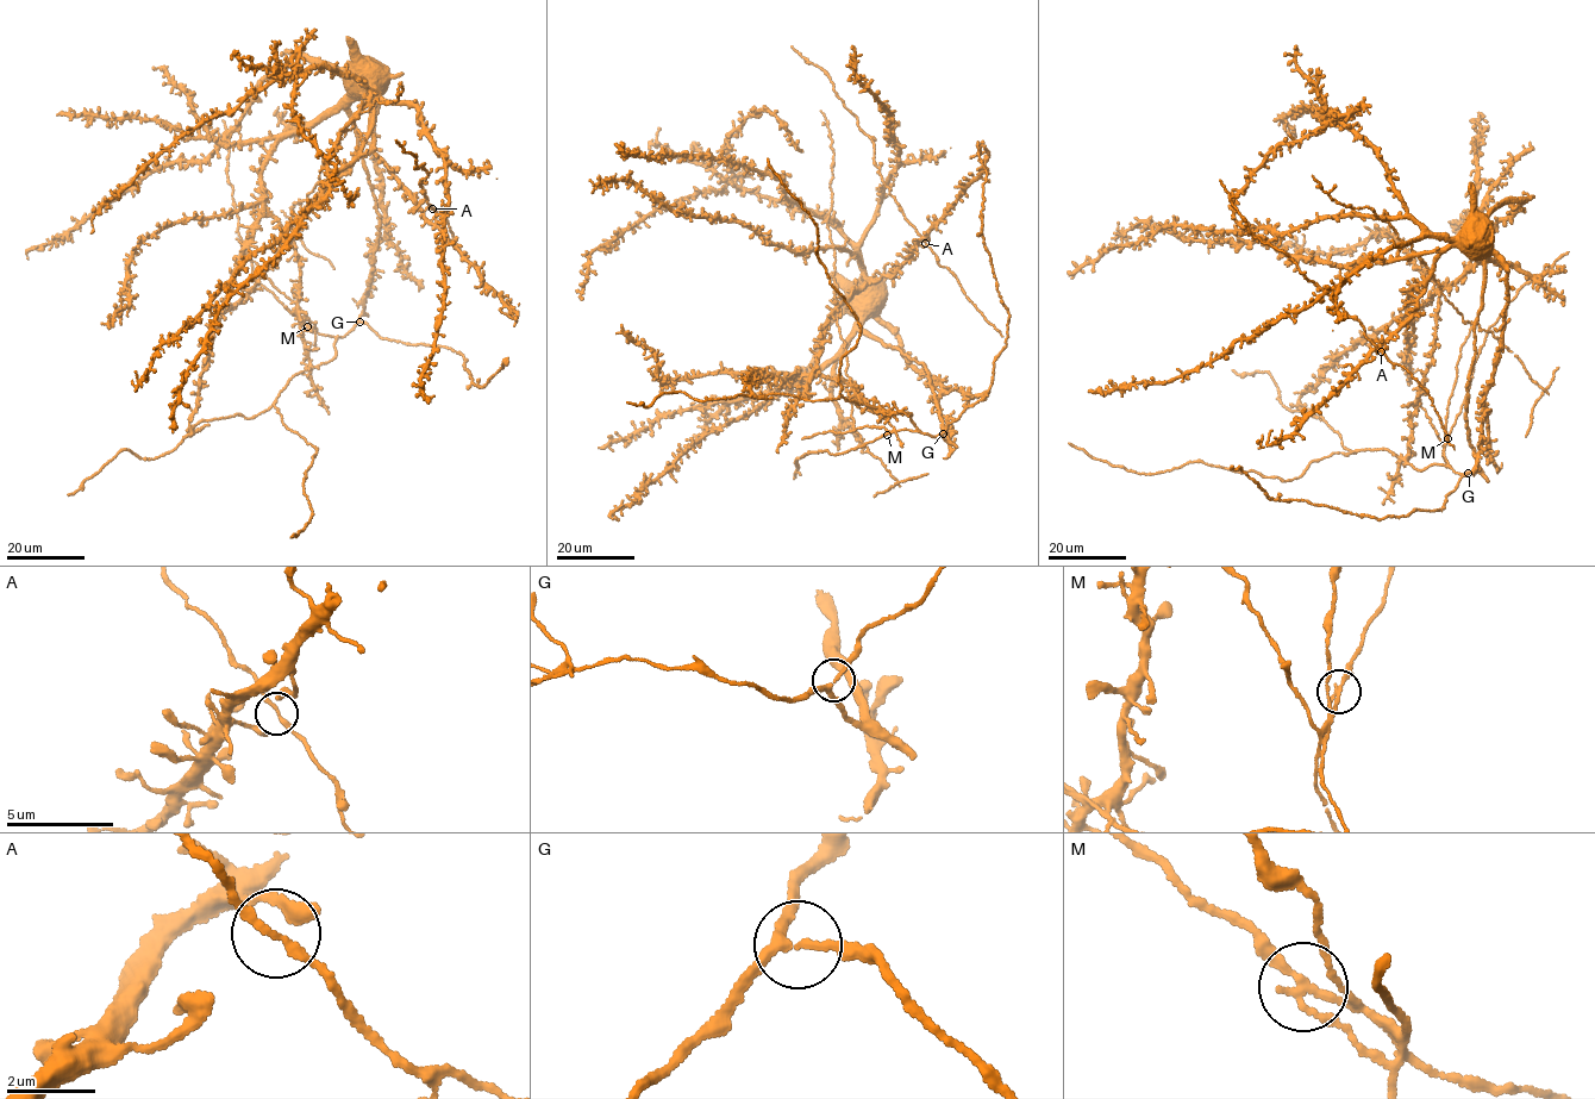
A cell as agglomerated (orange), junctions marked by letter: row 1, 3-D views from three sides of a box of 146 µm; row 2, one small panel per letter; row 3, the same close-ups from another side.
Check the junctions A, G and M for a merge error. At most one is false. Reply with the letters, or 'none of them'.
M

